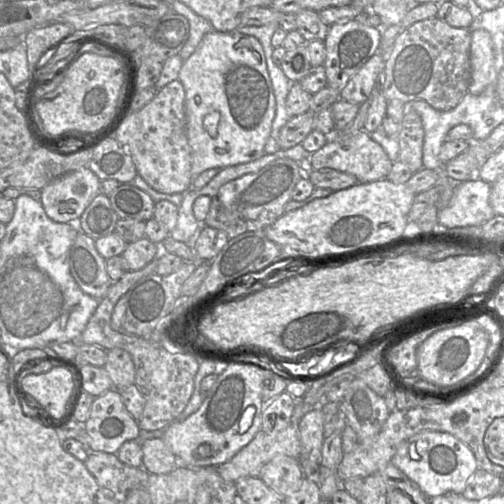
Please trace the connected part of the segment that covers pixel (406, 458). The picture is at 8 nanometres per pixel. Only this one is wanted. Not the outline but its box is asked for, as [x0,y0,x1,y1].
[391,431,479,498]

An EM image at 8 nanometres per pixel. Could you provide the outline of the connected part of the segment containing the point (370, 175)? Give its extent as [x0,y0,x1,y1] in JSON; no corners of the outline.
[306,130,393,183]

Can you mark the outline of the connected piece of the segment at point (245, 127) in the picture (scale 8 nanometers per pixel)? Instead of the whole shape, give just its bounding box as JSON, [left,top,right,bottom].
[178,30,276,182]

